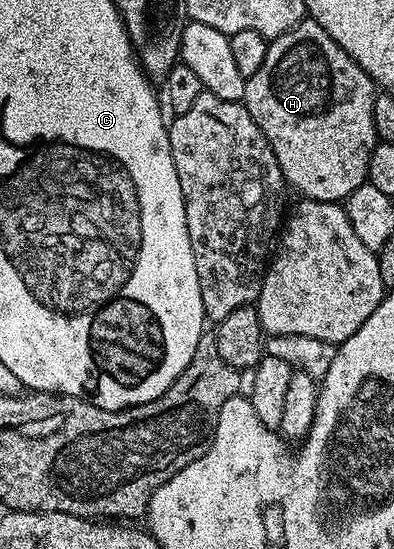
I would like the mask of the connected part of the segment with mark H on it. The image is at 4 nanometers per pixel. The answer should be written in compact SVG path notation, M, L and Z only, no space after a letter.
M305 20L290 28L282 36L268 43L262 68L247 78L243 104L254 124L262 128L262 136L270 144L282 168L282 176L289 187L297 190L301 199L343 203L354 188L368 180L370 156L377 144L374 128L374 100L378 87L371 76L332 39L317 22Z

